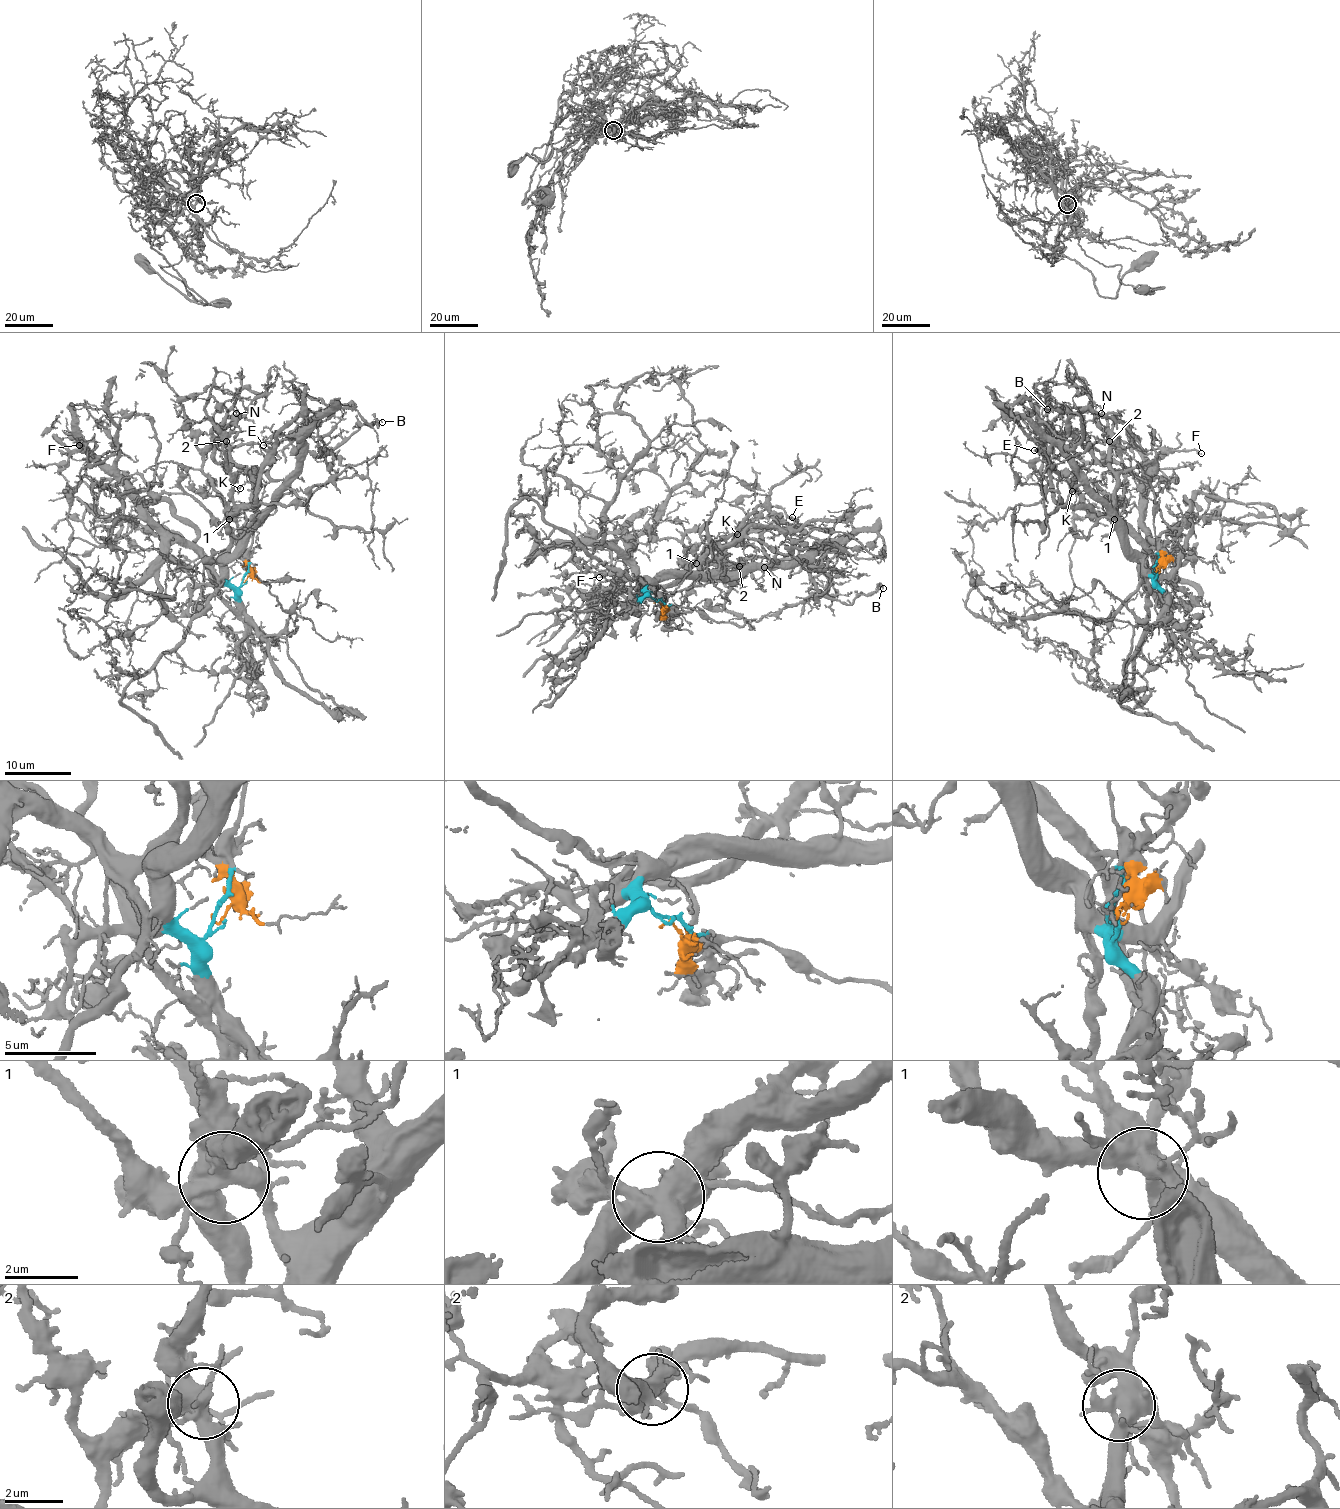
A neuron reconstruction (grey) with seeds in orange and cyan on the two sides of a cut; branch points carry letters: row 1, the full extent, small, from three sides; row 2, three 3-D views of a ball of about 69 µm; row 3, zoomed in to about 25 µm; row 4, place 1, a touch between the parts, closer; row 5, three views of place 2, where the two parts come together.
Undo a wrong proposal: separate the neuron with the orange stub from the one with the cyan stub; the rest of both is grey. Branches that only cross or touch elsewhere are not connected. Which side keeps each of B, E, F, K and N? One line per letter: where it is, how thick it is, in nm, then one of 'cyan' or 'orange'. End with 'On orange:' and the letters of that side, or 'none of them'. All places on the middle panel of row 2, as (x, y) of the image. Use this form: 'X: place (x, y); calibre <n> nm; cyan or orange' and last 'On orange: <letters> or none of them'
B: place (883, 588); calibre 90 nm; cyan
E: place (792, 517); calibre 110 nm; orange
F: place (599, 577); calibre 140 nm; orange
K: place (737, 534); calibre 140 nm; cyan
N: place (764, 567); calibre 130 nm; cyan
On orange: E, F

